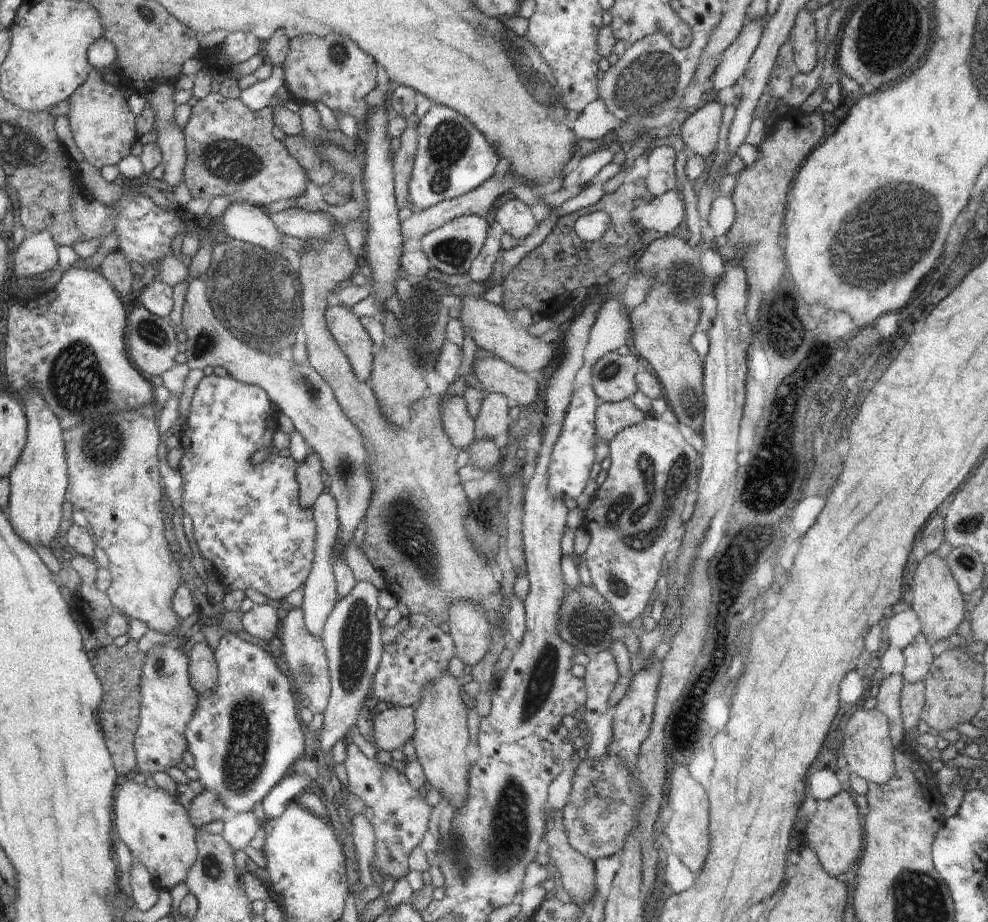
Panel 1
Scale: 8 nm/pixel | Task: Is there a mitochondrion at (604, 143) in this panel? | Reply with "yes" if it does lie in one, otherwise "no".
no

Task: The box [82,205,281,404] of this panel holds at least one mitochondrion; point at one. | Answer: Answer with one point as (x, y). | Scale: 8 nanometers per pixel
(149, 331)

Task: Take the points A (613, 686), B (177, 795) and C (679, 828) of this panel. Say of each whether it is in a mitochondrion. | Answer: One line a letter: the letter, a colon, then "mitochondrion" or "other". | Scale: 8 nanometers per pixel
A: other
B: other
C: mitochondrion

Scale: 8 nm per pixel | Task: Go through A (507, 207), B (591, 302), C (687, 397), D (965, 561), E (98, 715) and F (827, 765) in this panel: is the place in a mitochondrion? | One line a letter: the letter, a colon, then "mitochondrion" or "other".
A: other
B: other
C: mitochondrion
D: mitochondrion
E: other
F: other

